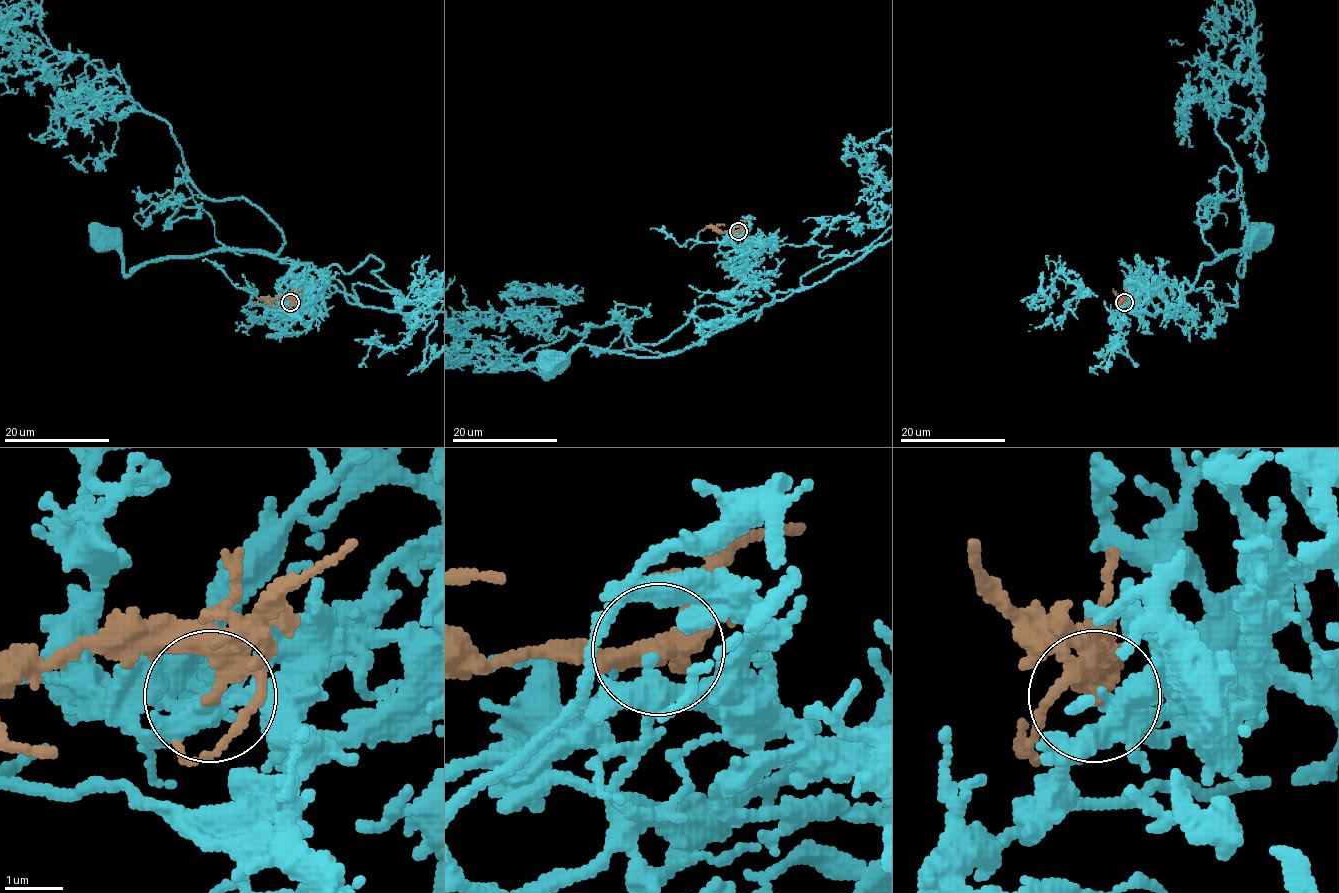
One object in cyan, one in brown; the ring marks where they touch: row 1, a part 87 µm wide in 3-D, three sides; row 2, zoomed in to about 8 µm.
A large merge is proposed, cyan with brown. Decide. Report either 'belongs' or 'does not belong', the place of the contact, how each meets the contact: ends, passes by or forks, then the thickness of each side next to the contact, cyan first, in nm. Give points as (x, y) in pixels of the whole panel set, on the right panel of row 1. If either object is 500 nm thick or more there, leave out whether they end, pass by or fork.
belongs | (1124, 302) | cyan forks | brown forks | 240/190 nm

